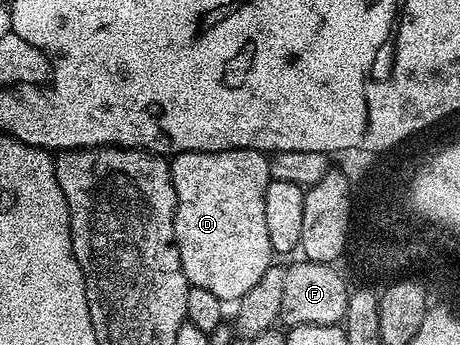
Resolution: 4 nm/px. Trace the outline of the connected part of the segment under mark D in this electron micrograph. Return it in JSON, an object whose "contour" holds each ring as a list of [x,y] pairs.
{"contour":[[[235,148],[234,150],[222,150],[221,152],[178,152],[171,157],[172,181],[176,191],[174,234],[176,235],[176,245],[178,246],[178,254],[182,262],[182,270],[186,274],[191,287],[210,290],[210,294],[214,294],[218,299],[225,302],[239,302],[246,294],[246,290],[251,290],[260,281],[262,274],[266,274],[266,270],[273,267],[274,260],[272,259],[274,259],[274,253],[266,230],[266,186],[270,179],[268,162],[269,157],[265,153],[255,152],[249,148]]]}

